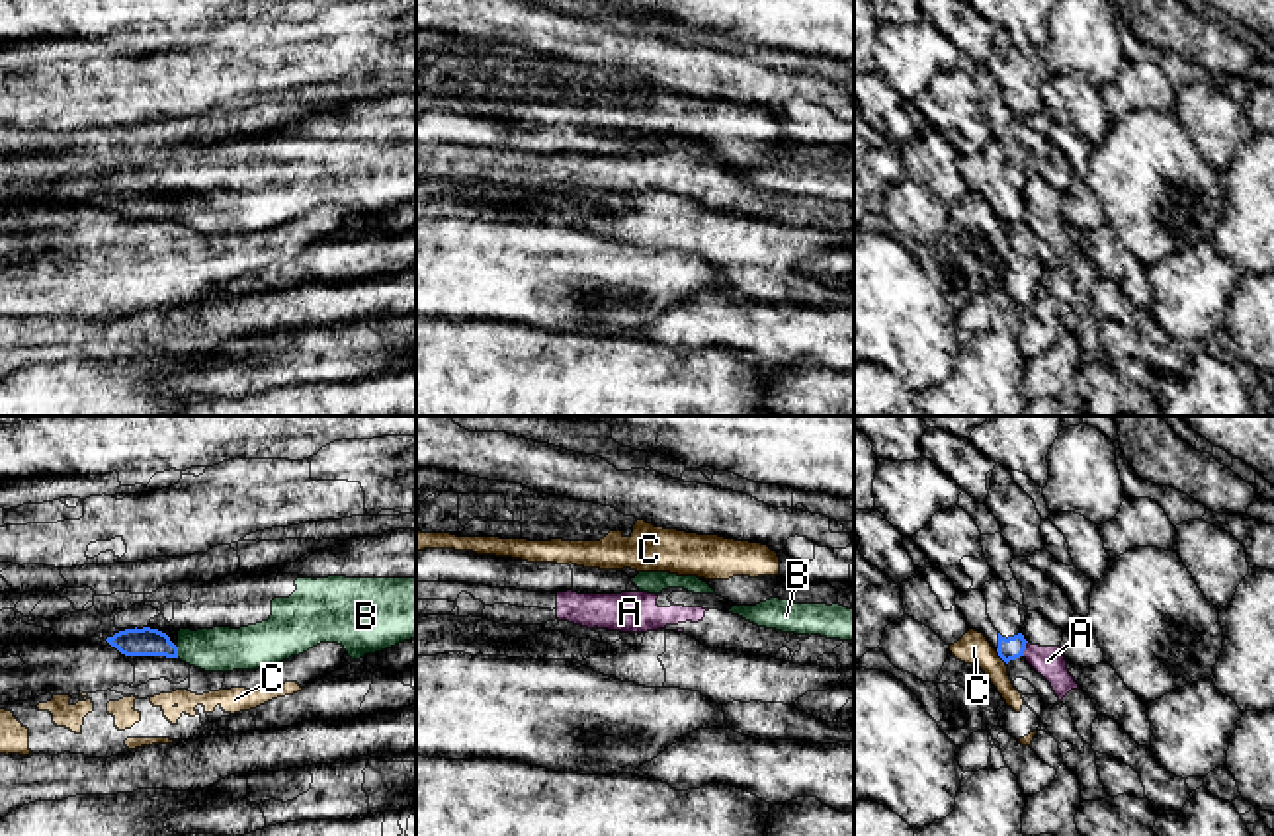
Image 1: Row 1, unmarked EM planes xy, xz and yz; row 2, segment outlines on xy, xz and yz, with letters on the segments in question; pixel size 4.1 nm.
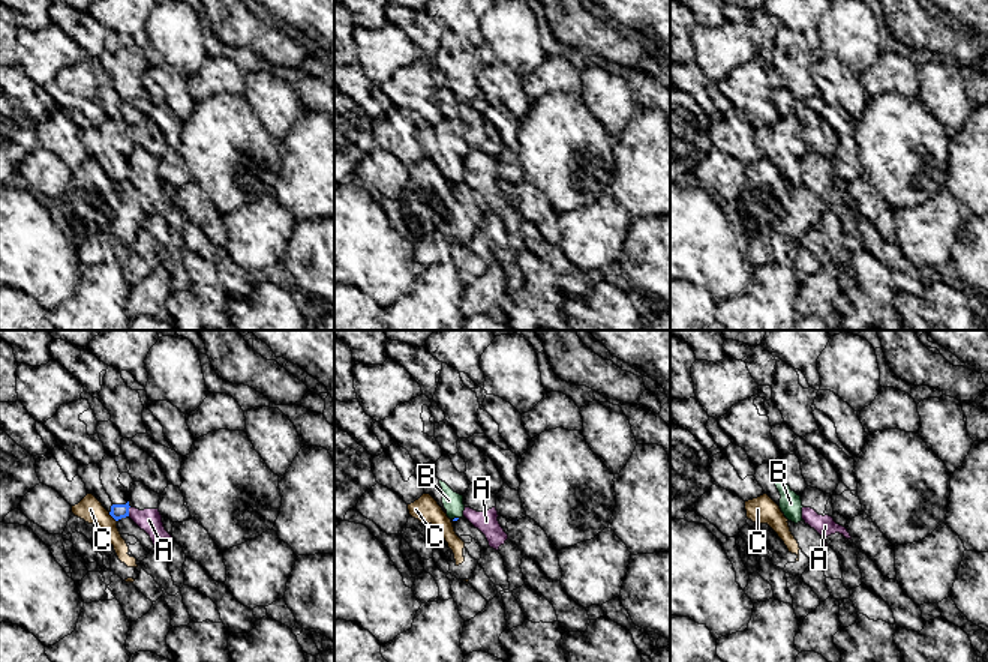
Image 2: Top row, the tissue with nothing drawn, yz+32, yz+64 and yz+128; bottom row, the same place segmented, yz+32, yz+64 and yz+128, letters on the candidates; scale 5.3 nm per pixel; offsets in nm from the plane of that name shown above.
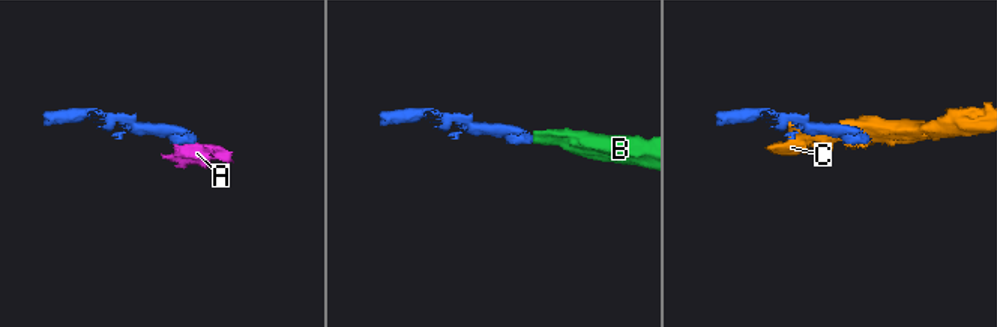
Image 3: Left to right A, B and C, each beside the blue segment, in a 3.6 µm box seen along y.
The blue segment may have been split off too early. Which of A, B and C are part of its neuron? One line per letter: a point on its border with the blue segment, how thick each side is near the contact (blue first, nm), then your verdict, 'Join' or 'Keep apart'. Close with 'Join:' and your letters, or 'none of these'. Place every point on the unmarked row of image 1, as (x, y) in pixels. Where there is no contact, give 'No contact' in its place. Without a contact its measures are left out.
A: Touches blue at yz (1024, 211). Thickness 100 nm (blue) against 130 nm. Keep apart
B: Touches blue at xy (176, 213). Thickness 120 nm (blue) against 190 nm. Join
C: Touches blue at yz (1001, 219). Thickness 100 nm (blue) against 130 nm. Keep apart
Join: B

